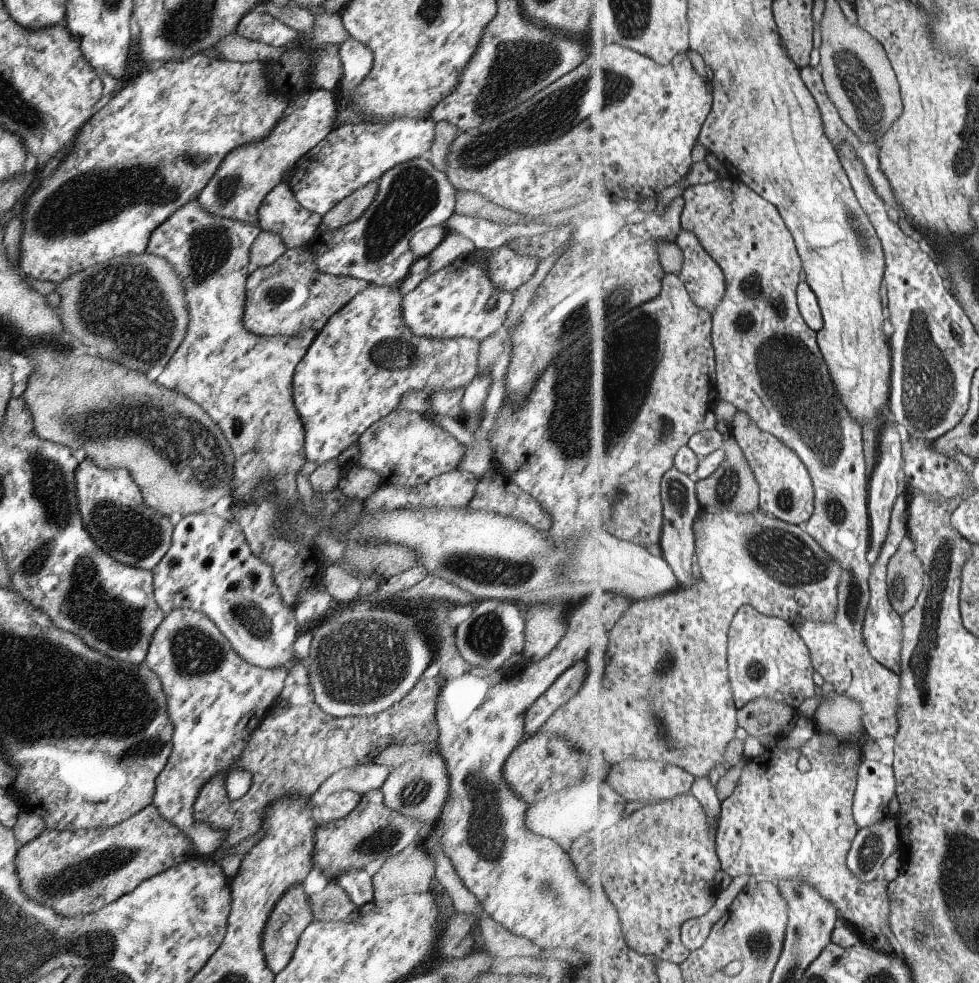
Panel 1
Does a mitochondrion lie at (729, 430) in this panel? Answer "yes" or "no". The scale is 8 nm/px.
no

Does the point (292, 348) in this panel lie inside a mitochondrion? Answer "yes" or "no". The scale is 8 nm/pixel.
no

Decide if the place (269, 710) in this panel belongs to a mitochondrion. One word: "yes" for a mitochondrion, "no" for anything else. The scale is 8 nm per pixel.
no

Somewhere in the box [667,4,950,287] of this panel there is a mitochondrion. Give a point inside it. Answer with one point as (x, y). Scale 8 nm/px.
(858, 84)

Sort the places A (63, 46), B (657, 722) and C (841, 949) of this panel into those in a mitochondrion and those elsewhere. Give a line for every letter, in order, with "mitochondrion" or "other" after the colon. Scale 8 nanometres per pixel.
A: other
B: mitochondrion
C: other

